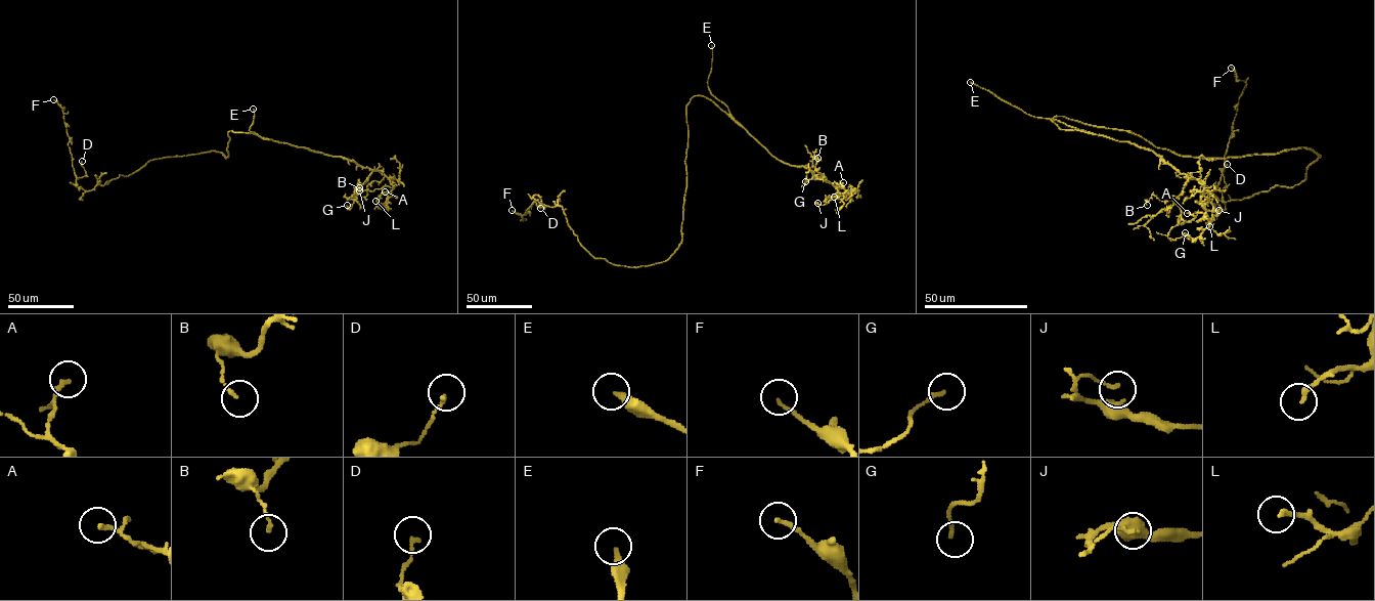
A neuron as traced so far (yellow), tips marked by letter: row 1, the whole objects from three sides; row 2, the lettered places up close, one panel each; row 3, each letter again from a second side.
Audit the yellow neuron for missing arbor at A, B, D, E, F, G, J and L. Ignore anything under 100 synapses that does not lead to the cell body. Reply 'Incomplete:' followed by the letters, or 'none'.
Incomplete: E

